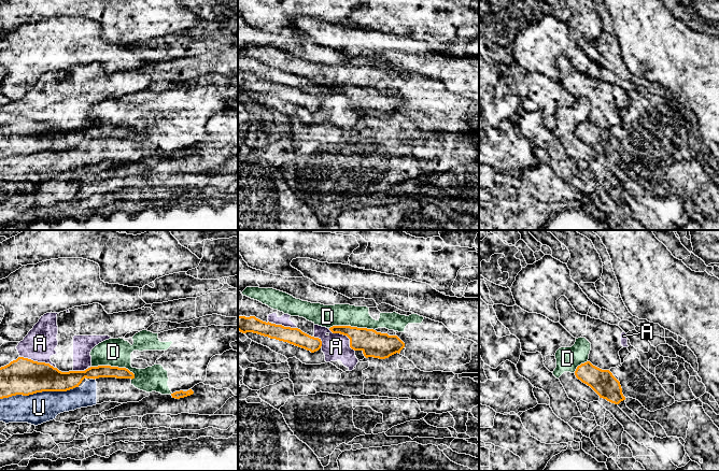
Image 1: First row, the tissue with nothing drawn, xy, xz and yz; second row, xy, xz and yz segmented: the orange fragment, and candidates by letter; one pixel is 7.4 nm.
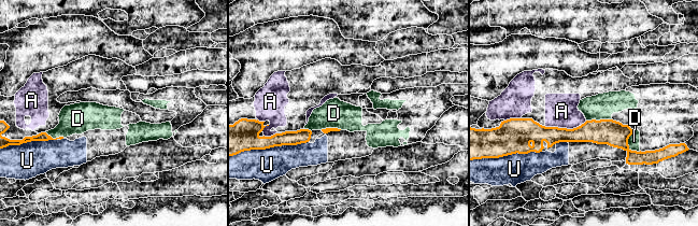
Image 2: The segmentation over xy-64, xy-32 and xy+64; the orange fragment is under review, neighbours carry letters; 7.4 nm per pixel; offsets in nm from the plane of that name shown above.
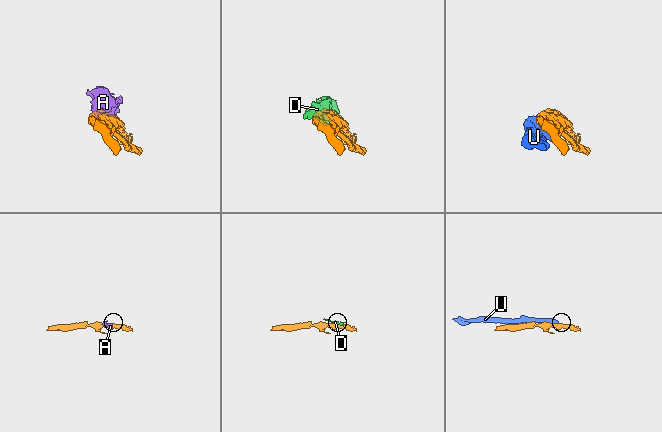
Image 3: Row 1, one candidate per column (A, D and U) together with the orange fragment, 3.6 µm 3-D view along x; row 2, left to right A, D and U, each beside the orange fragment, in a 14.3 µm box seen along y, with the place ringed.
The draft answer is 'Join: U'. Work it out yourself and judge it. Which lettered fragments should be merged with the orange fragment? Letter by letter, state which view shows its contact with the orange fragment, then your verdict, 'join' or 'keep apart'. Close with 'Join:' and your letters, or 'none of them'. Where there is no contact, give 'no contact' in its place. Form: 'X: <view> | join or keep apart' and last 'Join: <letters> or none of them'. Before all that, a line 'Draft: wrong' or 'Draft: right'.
Draft: wrong
A: xy | keep apart
D: xy | keep apart
U: xy | keep apart
Join: none of them

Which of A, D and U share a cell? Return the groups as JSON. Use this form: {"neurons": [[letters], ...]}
{"neurons": [["A"], ["D", "U"]]}

